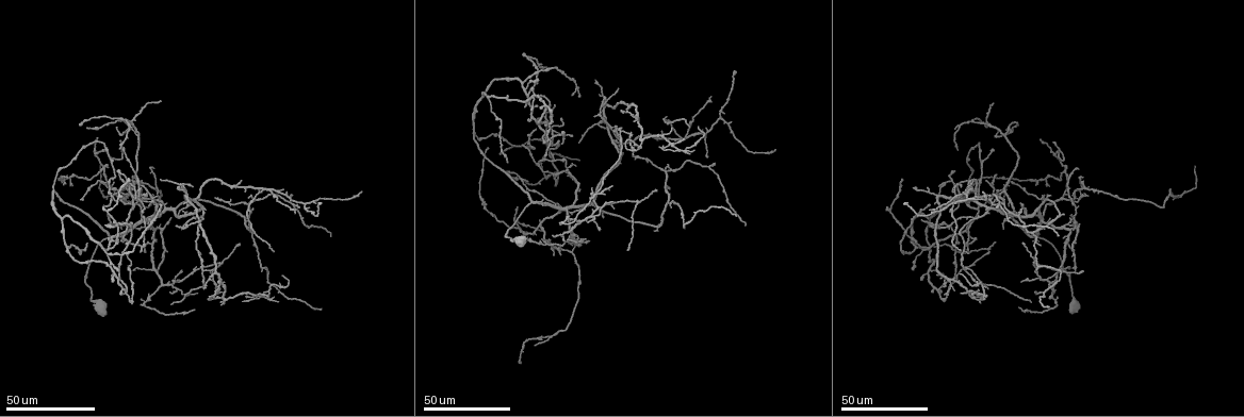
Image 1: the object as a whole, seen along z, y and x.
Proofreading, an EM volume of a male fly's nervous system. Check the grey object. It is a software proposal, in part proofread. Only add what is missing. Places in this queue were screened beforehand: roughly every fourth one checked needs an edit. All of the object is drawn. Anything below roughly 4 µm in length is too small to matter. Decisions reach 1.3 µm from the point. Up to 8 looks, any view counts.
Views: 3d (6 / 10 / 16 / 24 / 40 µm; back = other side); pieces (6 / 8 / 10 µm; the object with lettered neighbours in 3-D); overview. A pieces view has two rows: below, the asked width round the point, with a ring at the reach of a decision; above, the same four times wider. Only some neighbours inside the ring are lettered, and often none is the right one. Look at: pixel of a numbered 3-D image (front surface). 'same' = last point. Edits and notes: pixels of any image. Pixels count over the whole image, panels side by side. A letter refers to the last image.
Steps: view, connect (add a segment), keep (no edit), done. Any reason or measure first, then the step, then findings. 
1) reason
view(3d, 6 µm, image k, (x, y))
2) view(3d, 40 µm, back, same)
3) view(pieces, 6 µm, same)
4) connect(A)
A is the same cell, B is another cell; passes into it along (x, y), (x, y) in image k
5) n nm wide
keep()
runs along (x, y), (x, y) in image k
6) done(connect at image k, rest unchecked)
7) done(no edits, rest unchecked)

view(3d, 24 µm, image 1, (268, 296))

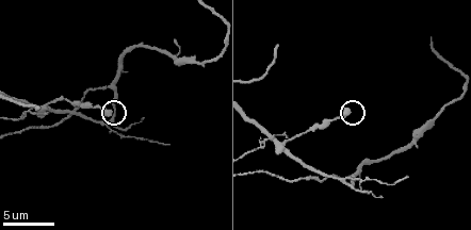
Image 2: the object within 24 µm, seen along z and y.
view(pieces, 8 µm, image 2, (347, 111))

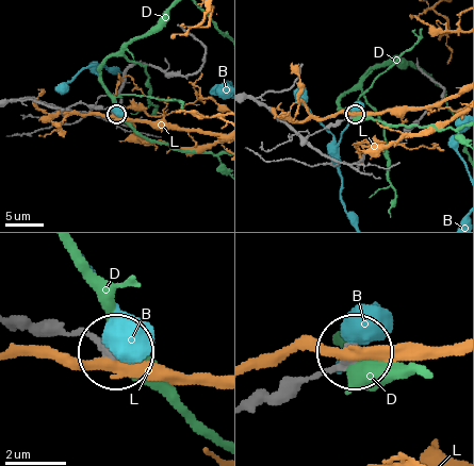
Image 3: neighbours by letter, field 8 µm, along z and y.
keep()
B, D and L are other cells; runs along (259, 403), (290, 396), (356, 355) in image 3; no lettered segment goes on from it

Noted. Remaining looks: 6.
thin end
view(3d, 24 µm, image 1, (273, 251))

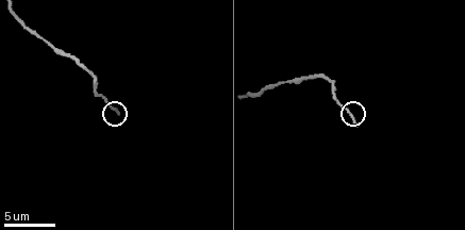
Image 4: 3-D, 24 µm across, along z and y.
see the neighbours
view(pieces, 8 µm, image 4, (358, 126))

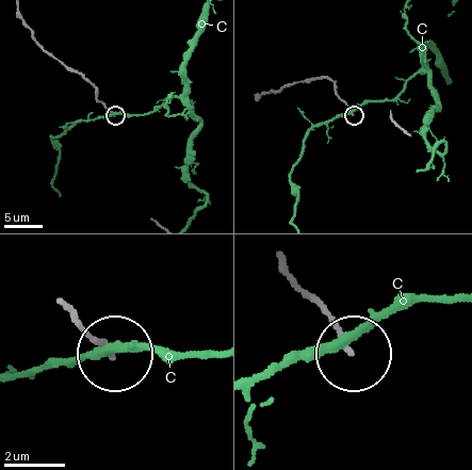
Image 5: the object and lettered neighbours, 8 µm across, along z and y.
keep()
C is another cell; runs along (262, 94), (327, 78), (353, 114) in image 5; no lettered segment goes on from it

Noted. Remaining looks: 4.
an open end
view(3d, 40 µm, image 1, (590, 220))

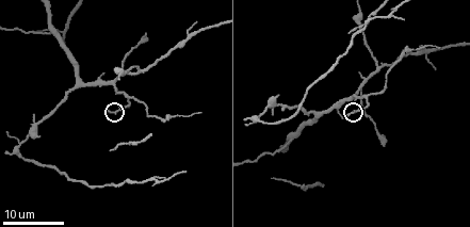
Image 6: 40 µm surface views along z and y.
view(pieces, 10 µm, image 6, (345, 116))

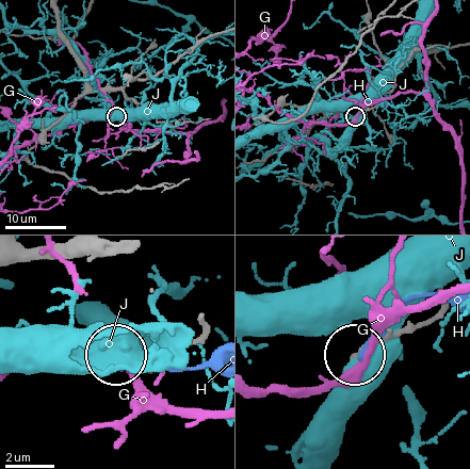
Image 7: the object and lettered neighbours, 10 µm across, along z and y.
keep()
G, H and J are other cells; none of them fits

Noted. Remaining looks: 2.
tapers out
view(3d, 24 µm, image 1, (488, 148))

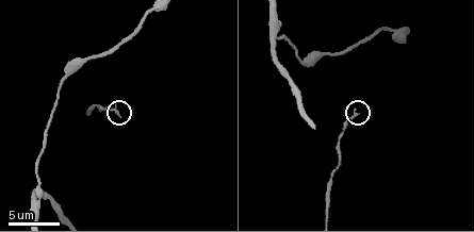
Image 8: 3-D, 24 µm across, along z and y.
what lies round it
view(pieces, 10 µm, image 8, (114, 102))

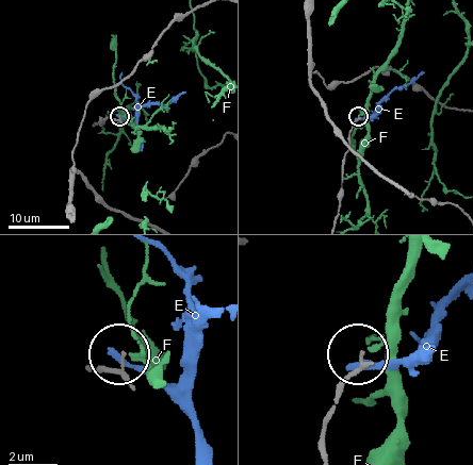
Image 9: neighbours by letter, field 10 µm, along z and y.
100 nm wide
keep()
E and F are other cells; runs along (339, 205), (343, 162), (358, 116) in image 9; no lettered segment goes on from it

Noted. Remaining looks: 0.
done(no edits, rest unchecked)

